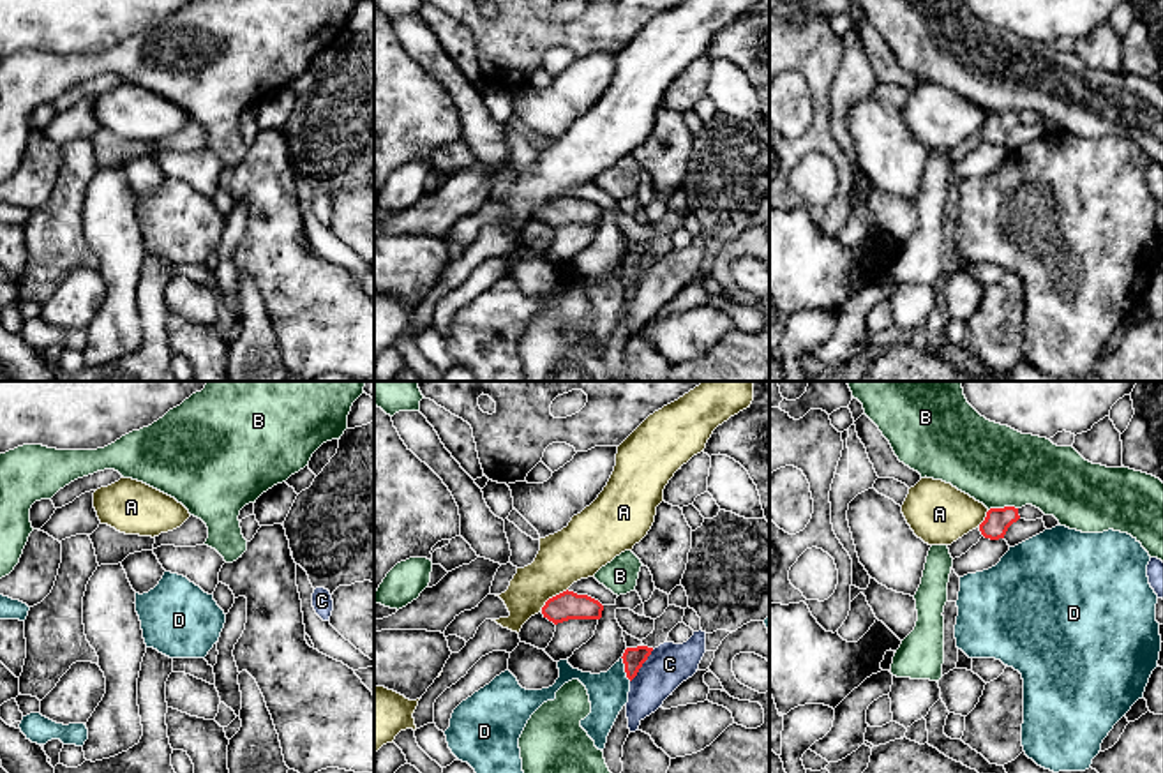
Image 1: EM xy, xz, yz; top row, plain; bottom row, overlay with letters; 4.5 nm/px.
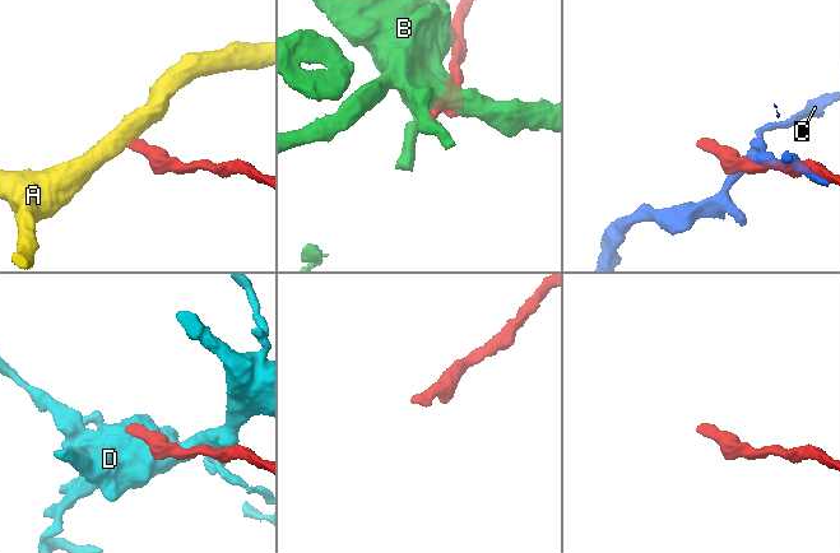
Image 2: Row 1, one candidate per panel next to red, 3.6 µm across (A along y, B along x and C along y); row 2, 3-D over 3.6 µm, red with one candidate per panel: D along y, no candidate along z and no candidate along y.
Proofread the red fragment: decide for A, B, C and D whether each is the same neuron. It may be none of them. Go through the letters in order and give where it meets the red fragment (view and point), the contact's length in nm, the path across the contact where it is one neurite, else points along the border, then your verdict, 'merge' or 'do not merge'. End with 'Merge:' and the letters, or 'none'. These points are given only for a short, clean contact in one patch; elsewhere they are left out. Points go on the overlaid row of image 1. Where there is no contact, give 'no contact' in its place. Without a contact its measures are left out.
A: meets red in xz at (553, 597); contact 170 nm long; border along xz (567, 588), (553, 595), (540, 611); do not merge
B: meets red in yz at (1005, 507); contact 140 nm long; do not merge
C: meets red in xz at (641, 666); contact 190 nm long; do not merge
D: meets red in xz at (625, 669); contact 120 nm long; border along xz (622, 657), (625, 675), (630, 680); do not merge
Merge: none

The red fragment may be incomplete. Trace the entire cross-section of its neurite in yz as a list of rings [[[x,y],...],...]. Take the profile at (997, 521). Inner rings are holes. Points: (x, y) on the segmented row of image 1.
[[[1015,507],[990,508],[979,524],[979,531],[985,538],[999,540],[1004,538],[1008,528],[1018,519],[1018,508]]]

